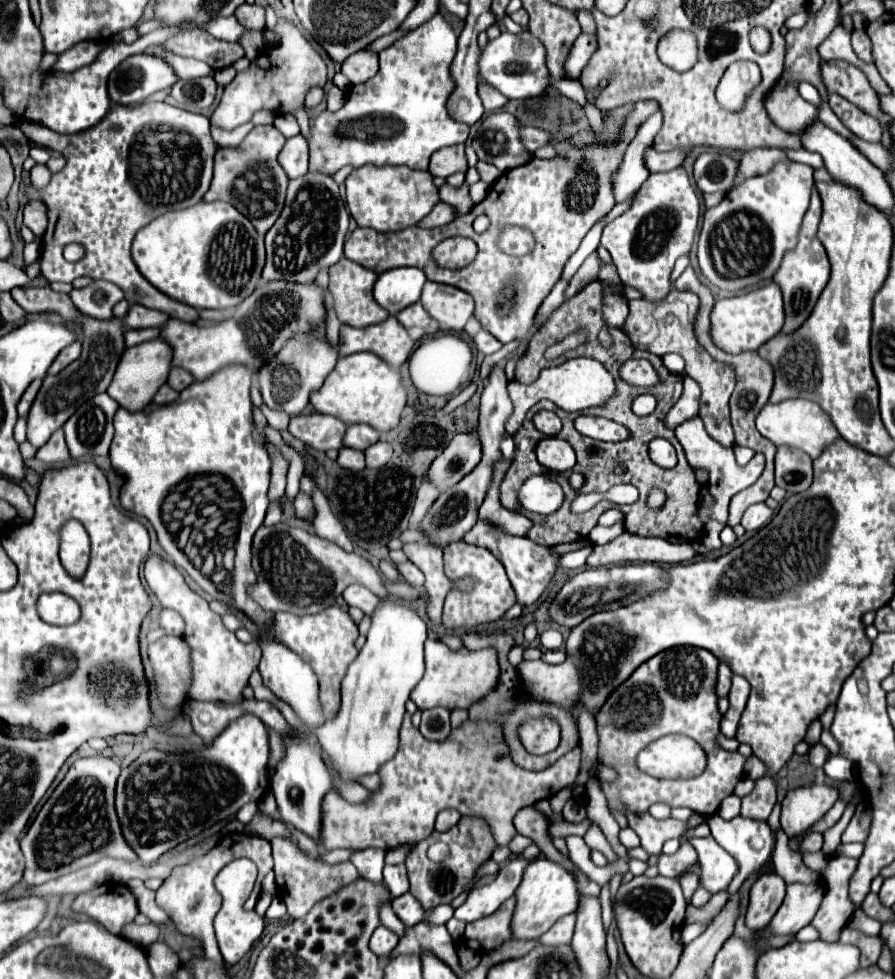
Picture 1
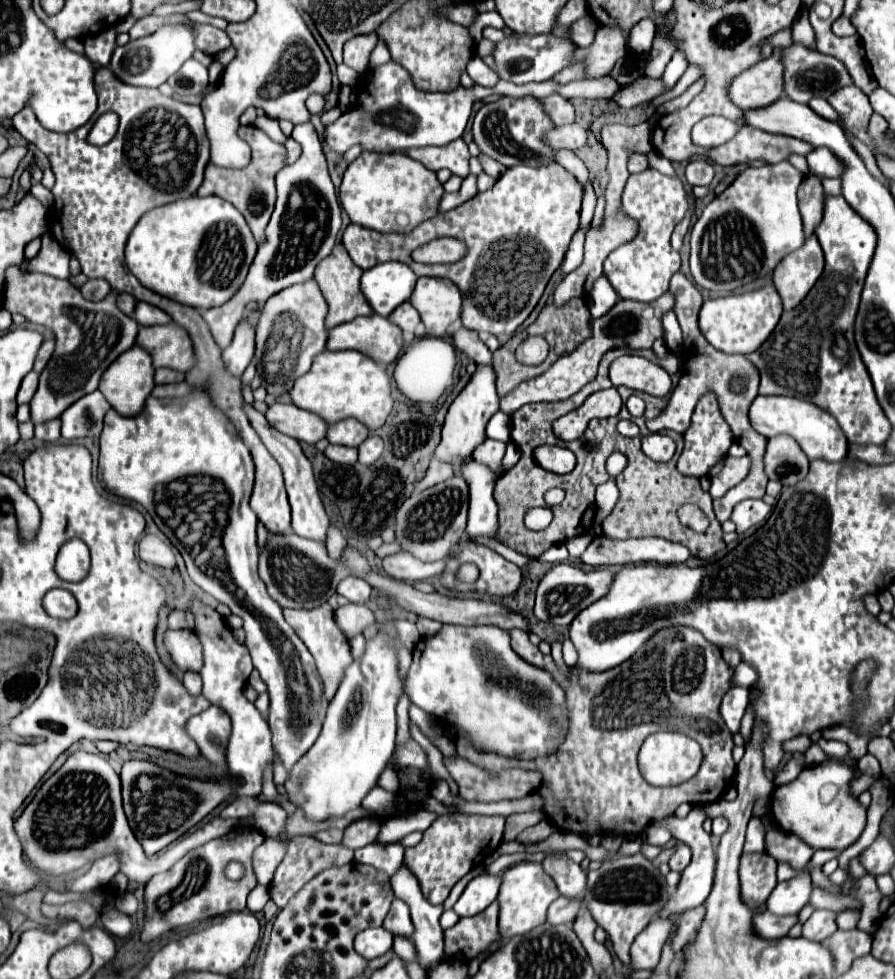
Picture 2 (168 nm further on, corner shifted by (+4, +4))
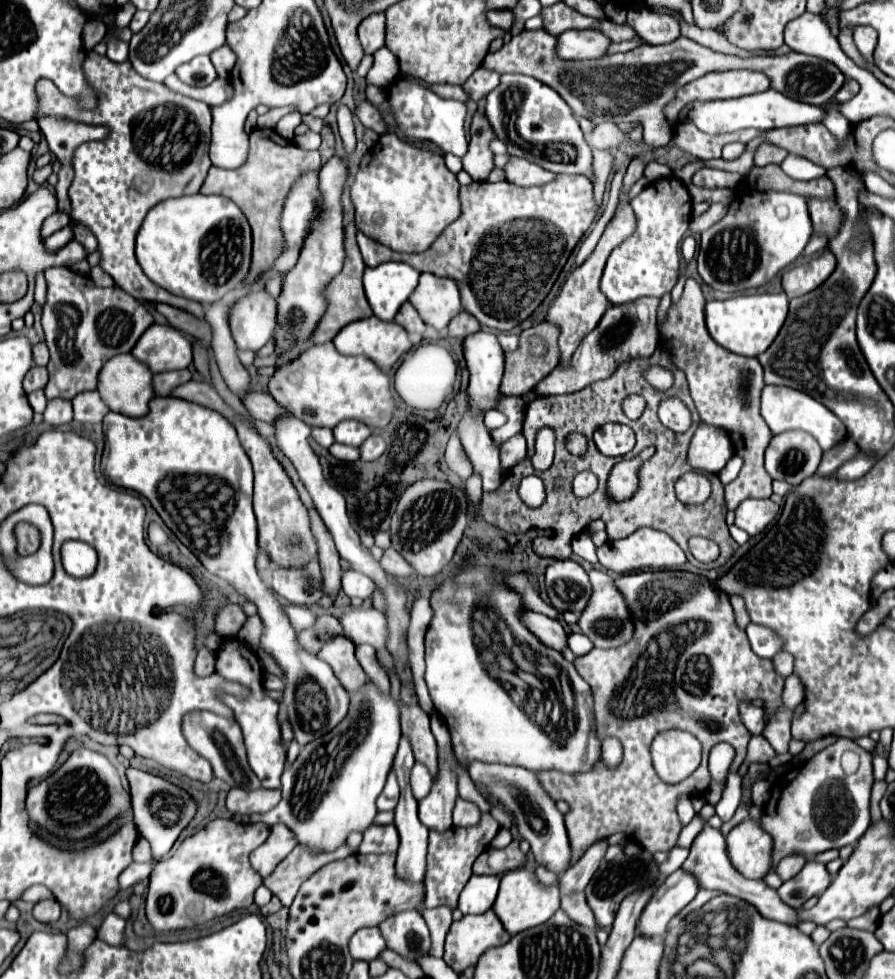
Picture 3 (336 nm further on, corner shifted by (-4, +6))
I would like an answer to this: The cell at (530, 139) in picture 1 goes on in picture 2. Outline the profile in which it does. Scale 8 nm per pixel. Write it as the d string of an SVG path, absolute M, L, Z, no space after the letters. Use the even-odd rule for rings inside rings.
M566 124L566 126L556 126L544 134L544 142L550 148L566 148L566 150L576 150L584 146L586 142L586 130L580 124Z

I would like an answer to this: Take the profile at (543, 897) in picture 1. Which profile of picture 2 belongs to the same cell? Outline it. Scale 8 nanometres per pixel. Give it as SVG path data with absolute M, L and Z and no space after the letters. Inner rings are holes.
M520 862L510 866L502 874L502 886L498 894L500 902L500 936L504 942L518 934L526 934L546 922L548 906L560 896L556 882L544 872L540 862Z

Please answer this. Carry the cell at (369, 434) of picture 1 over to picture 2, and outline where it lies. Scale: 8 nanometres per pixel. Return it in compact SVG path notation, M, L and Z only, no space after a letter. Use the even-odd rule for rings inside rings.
M346 418L336 424L330 424L326 438L330 440L330 444L358 448L368 436L370 436L370 430L362 422L358 422L356 418Z

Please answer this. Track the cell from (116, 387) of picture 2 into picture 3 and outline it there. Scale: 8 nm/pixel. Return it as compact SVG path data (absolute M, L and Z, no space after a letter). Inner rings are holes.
M118 354L116 358L110 358L104 368L98 374L98 394L106 406L110 406L112 412L126 414L130 418L140 418L148 412L148 402L154 396L152 388L152 372L146 368L146 364L132 358L132 354Z

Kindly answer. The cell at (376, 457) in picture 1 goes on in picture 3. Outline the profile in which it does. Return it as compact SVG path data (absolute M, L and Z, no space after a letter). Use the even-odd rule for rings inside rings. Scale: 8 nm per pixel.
M372 434L372 436L360 446L360 460L364 460L364 462L376 460L376 458L380 458L380 454L382 454L384 450L386 450L386 444L384 444L382 436Z

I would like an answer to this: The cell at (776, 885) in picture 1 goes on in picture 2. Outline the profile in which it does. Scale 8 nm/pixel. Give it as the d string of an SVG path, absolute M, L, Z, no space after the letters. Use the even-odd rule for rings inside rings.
M766 852L744 854L740 858L742 902L750 910L766 904L768 896L776 888L776 866L778 862Z

